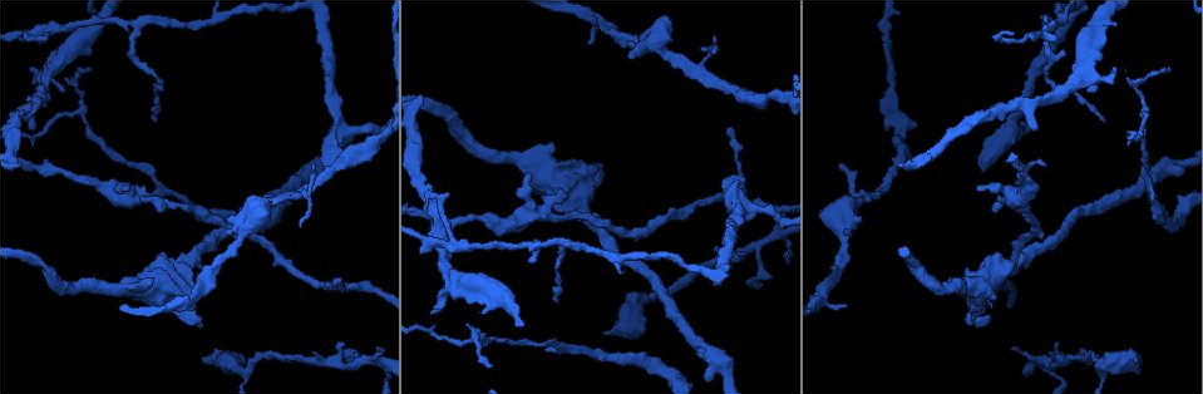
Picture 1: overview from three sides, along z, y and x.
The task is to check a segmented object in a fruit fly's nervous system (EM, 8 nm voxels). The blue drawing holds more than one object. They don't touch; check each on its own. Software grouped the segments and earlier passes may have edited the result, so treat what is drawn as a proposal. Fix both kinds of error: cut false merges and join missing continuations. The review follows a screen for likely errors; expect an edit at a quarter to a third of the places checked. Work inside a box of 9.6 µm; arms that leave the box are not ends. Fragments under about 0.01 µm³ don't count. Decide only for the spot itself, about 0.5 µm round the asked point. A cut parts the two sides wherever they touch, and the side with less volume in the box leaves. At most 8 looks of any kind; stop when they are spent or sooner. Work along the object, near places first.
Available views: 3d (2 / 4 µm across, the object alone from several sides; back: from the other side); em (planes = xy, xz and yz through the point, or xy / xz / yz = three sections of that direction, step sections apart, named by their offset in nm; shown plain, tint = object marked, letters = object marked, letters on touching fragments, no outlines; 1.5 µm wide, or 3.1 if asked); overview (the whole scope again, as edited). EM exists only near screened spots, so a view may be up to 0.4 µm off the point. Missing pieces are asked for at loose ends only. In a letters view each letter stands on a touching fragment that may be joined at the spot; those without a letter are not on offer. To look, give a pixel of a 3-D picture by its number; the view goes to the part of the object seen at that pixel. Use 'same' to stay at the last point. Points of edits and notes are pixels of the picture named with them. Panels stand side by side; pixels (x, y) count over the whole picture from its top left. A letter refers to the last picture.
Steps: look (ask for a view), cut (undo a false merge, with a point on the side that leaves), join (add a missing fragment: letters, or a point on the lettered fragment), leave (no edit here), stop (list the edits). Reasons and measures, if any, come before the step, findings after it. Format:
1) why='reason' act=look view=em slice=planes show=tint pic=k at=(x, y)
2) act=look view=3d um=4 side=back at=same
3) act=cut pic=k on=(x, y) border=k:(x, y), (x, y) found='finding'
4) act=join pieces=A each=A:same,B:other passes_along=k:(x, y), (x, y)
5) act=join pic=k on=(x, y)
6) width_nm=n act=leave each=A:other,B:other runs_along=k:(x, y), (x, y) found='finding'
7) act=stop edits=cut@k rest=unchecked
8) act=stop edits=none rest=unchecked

act=look view=3d um=2 pic=1 at=(590, 170)

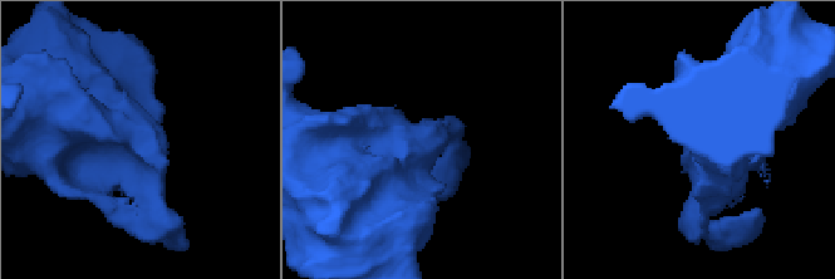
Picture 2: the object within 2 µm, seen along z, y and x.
arm_widths_nm=190,600 act=look view=em slice=xy step=4 show=tint pic=2 at=(146, 151)

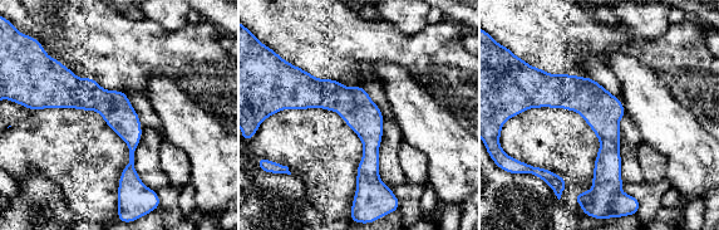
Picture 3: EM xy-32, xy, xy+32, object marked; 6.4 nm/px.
why='another direction' act=look view=em slice=planes show=letters at=same

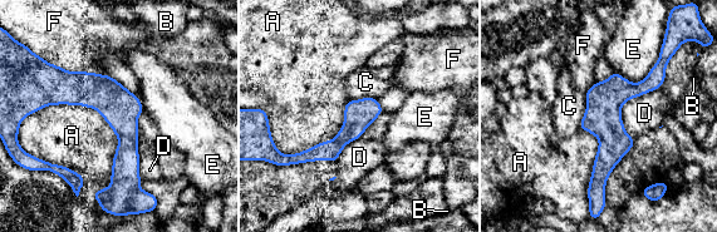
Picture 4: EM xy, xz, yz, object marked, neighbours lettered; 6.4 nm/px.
width_nm=190 act=leave each=A:other,B:other,C:other,D:other,E:other,F:other runs_along=4:(657, 68), (609, 109), (594, 192) found='continuous, no second neuron'

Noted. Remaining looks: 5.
why='sharp bend' act=look view=em slice=yz step=8 show=tint pic=1 at=(298, 195)

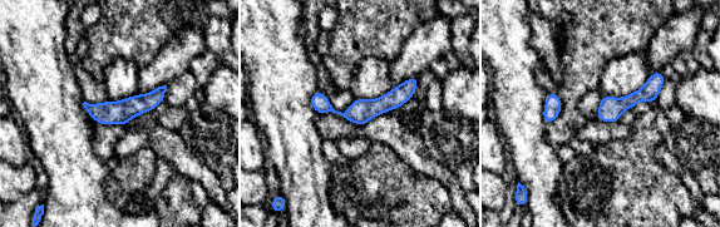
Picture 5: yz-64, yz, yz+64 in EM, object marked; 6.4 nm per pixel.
why='cut it another way' act=look view=em slice=planes show=letters at=same

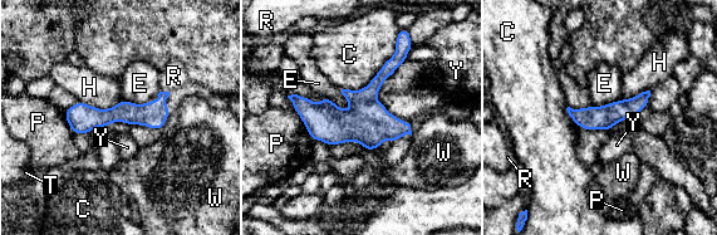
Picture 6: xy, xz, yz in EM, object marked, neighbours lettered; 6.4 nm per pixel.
longest_contact=C:500nm act=leave each=C:other,E:other,H:other,P:other,R:other,T:other,W:other,Y:other runs_along=6:(401, 52), (342, 125), (313, 135) found='one neuron here'

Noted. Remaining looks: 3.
act=look view=em slice=yz step=4 show=tint pic=1 at=(732, 182)

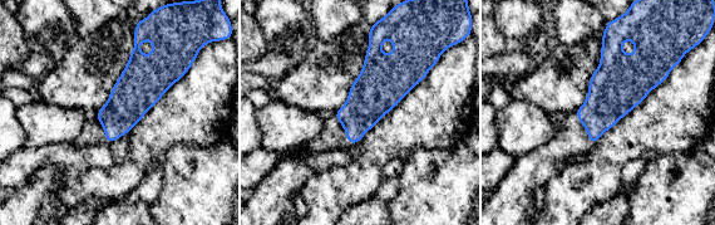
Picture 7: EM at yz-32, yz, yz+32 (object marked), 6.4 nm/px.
why='cut it another way' act=look view=em slice=planes show=tint at=same

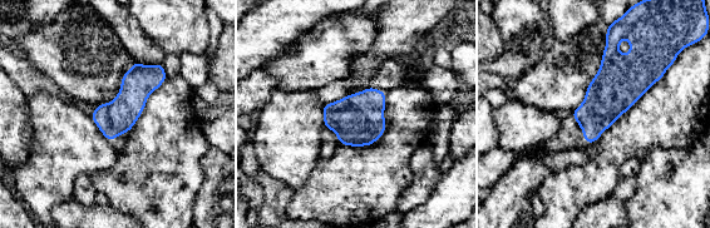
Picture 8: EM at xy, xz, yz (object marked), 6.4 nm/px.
why='what lies round it' act=look view=em slice=planes show=letters at=same

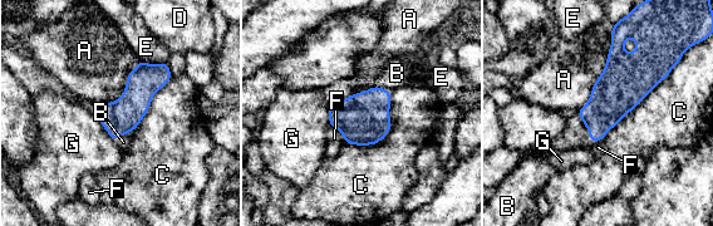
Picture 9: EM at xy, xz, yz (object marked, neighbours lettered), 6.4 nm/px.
width_nm=220 act=join pieces=B each=A:other,B:same,C:other,D:other,E:other,F:other,G:other passes_along=9:(611, 98), (586, 127), (575, 134) found='the neuron continues'

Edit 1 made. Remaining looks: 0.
act=stop edits=join@9 rest=unchecked

